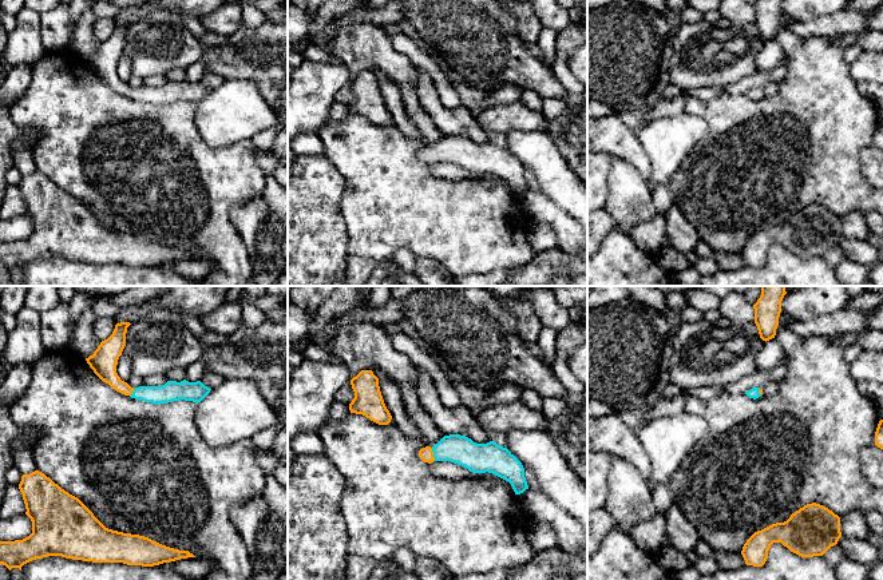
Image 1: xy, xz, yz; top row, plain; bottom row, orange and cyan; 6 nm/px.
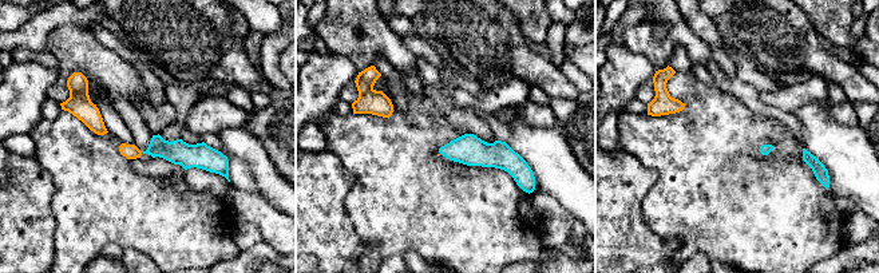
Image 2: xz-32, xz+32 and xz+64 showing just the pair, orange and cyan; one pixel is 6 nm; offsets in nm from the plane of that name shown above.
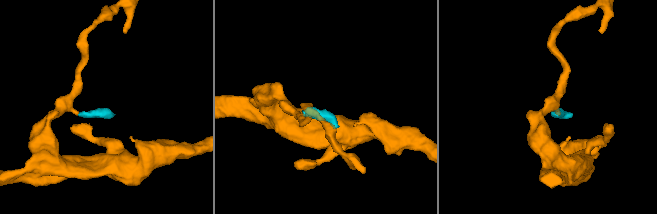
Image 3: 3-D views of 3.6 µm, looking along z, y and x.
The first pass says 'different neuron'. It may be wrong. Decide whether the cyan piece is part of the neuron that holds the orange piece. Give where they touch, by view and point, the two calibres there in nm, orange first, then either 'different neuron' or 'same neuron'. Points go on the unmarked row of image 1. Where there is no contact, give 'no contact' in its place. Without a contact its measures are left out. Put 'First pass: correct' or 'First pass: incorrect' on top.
First pass: incorrect
xz (432, 155) | 80/170 nm | same neuron

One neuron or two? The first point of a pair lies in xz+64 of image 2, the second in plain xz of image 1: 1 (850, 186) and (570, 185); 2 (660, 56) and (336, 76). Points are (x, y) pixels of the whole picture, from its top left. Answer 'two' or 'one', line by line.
1: one
2: two

